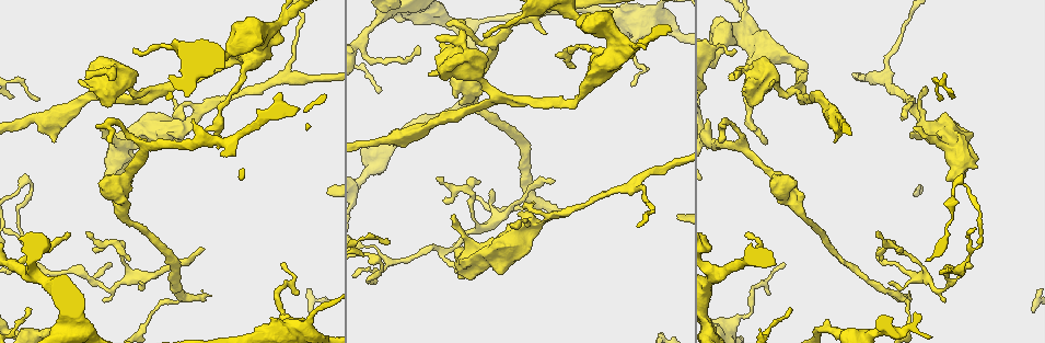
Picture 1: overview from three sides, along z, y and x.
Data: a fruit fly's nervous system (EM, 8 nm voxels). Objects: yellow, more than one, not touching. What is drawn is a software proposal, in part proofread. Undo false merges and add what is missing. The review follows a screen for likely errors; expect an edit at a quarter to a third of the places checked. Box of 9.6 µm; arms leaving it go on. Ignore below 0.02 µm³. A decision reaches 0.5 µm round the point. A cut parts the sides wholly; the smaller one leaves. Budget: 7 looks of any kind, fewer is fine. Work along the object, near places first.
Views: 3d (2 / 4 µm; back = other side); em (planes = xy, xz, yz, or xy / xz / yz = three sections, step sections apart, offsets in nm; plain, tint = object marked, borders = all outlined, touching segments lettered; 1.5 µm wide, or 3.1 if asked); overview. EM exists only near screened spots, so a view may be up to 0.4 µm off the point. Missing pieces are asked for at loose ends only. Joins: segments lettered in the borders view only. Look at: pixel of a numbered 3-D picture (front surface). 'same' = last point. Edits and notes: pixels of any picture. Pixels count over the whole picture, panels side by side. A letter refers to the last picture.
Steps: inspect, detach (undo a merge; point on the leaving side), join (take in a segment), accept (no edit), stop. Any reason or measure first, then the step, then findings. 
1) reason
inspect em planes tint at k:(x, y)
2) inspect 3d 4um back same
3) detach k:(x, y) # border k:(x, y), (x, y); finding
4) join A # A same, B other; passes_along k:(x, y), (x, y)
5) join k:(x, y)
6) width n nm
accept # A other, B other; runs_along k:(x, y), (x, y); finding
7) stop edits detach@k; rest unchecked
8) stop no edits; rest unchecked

an open end
inspect 3d 2um back at 1:(184, 119)

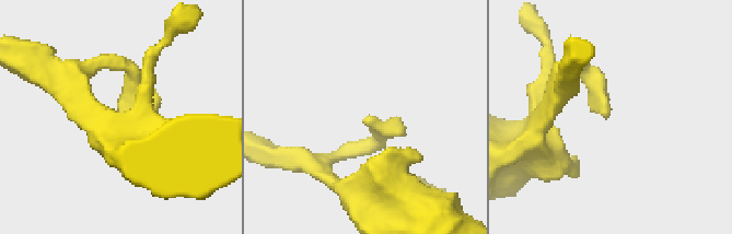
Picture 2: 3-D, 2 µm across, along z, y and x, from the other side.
inspect em xz step 4 borders at 2:(123, 110)

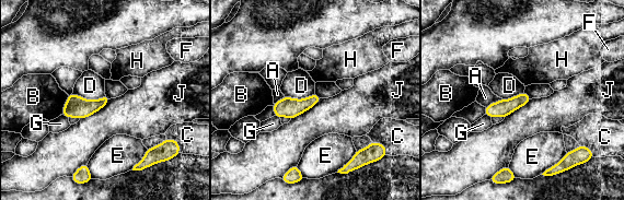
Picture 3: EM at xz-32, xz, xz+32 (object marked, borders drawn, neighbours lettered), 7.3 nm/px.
cut it another way
inspect em planes borders same

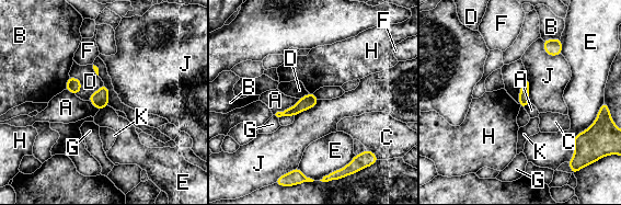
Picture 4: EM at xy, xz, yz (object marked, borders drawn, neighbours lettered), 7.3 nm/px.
width 80 nm
accept # A other, B other, C other, D other, E other, F other, G other, H other, J other, K other; border 4:(542, 41), (548, 54), (561, 55); none of them fits

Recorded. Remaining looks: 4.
thin end
inspect 3d 2um back at 1:(484, 36)

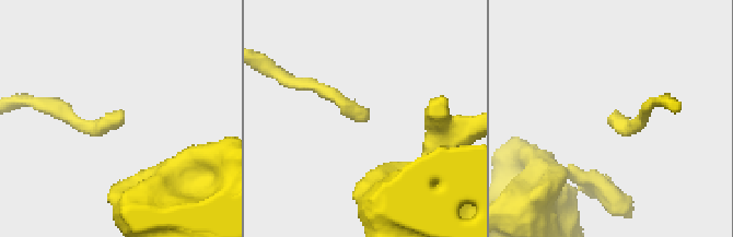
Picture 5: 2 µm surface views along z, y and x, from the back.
inspect em xz step 8 borders at 5:(122, 113)

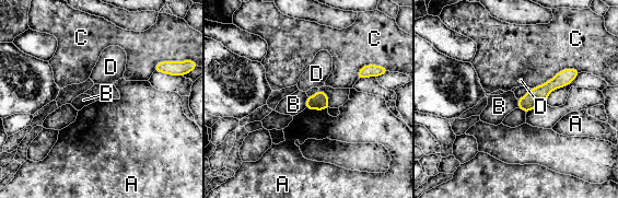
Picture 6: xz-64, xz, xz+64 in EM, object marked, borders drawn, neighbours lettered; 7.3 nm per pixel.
accept # A other, B other, C other, D other; border 6:(305, 107), (327, 109); none of them fits

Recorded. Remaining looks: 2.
tapers out
inspect 3d 2um at 1:(462, 20)

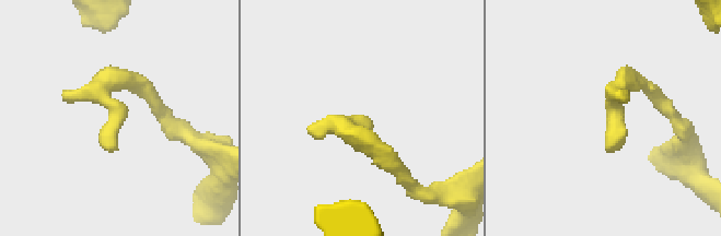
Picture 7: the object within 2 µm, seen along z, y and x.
inspect em planes borders at 7:(111, 149)

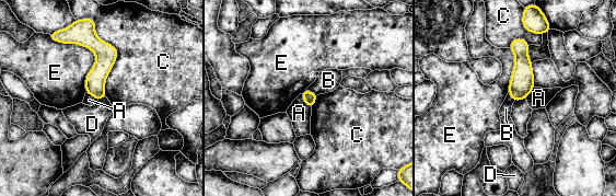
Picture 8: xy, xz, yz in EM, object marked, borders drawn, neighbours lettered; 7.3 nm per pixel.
width 90 nm
accept # A other, B other, C other, D other, E other; border 8:(300, 94), (303, 101), (311, 107); no lettered segment goes on from it

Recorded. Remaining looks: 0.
stop no edits; rest unchecked

